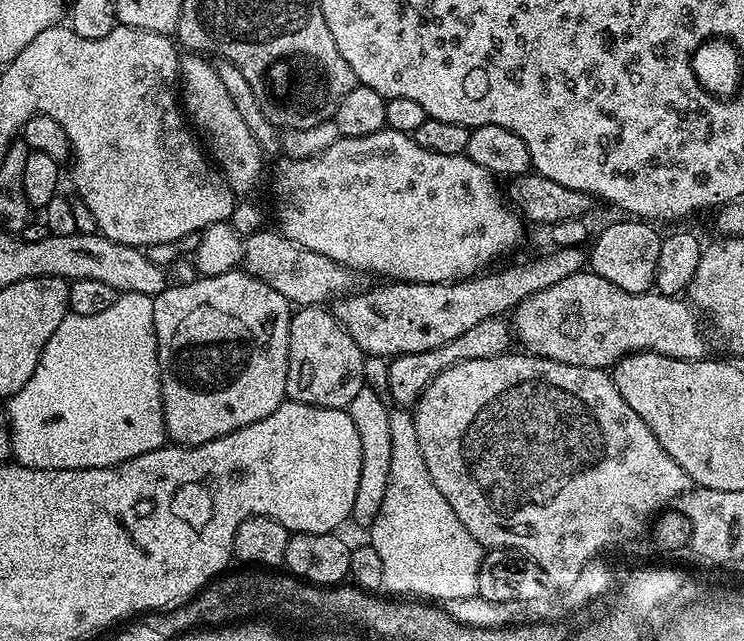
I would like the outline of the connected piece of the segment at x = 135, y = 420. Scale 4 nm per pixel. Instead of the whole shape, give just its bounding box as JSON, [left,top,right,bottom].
[7,292,165,468]

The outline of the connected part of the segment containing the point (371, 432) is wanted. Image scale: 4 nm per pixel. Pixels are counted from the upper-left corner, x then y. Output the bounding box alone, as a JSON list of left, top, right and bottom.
[346,386,392,526]

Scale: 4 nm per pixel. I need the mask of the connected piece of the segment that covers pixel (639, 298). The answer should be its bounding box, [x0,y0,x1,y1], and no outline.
[514,270,706,370]

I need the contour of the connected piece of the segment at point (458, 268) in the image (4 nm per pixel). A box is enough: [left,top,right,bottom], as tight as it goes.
[272,126,525,284]

